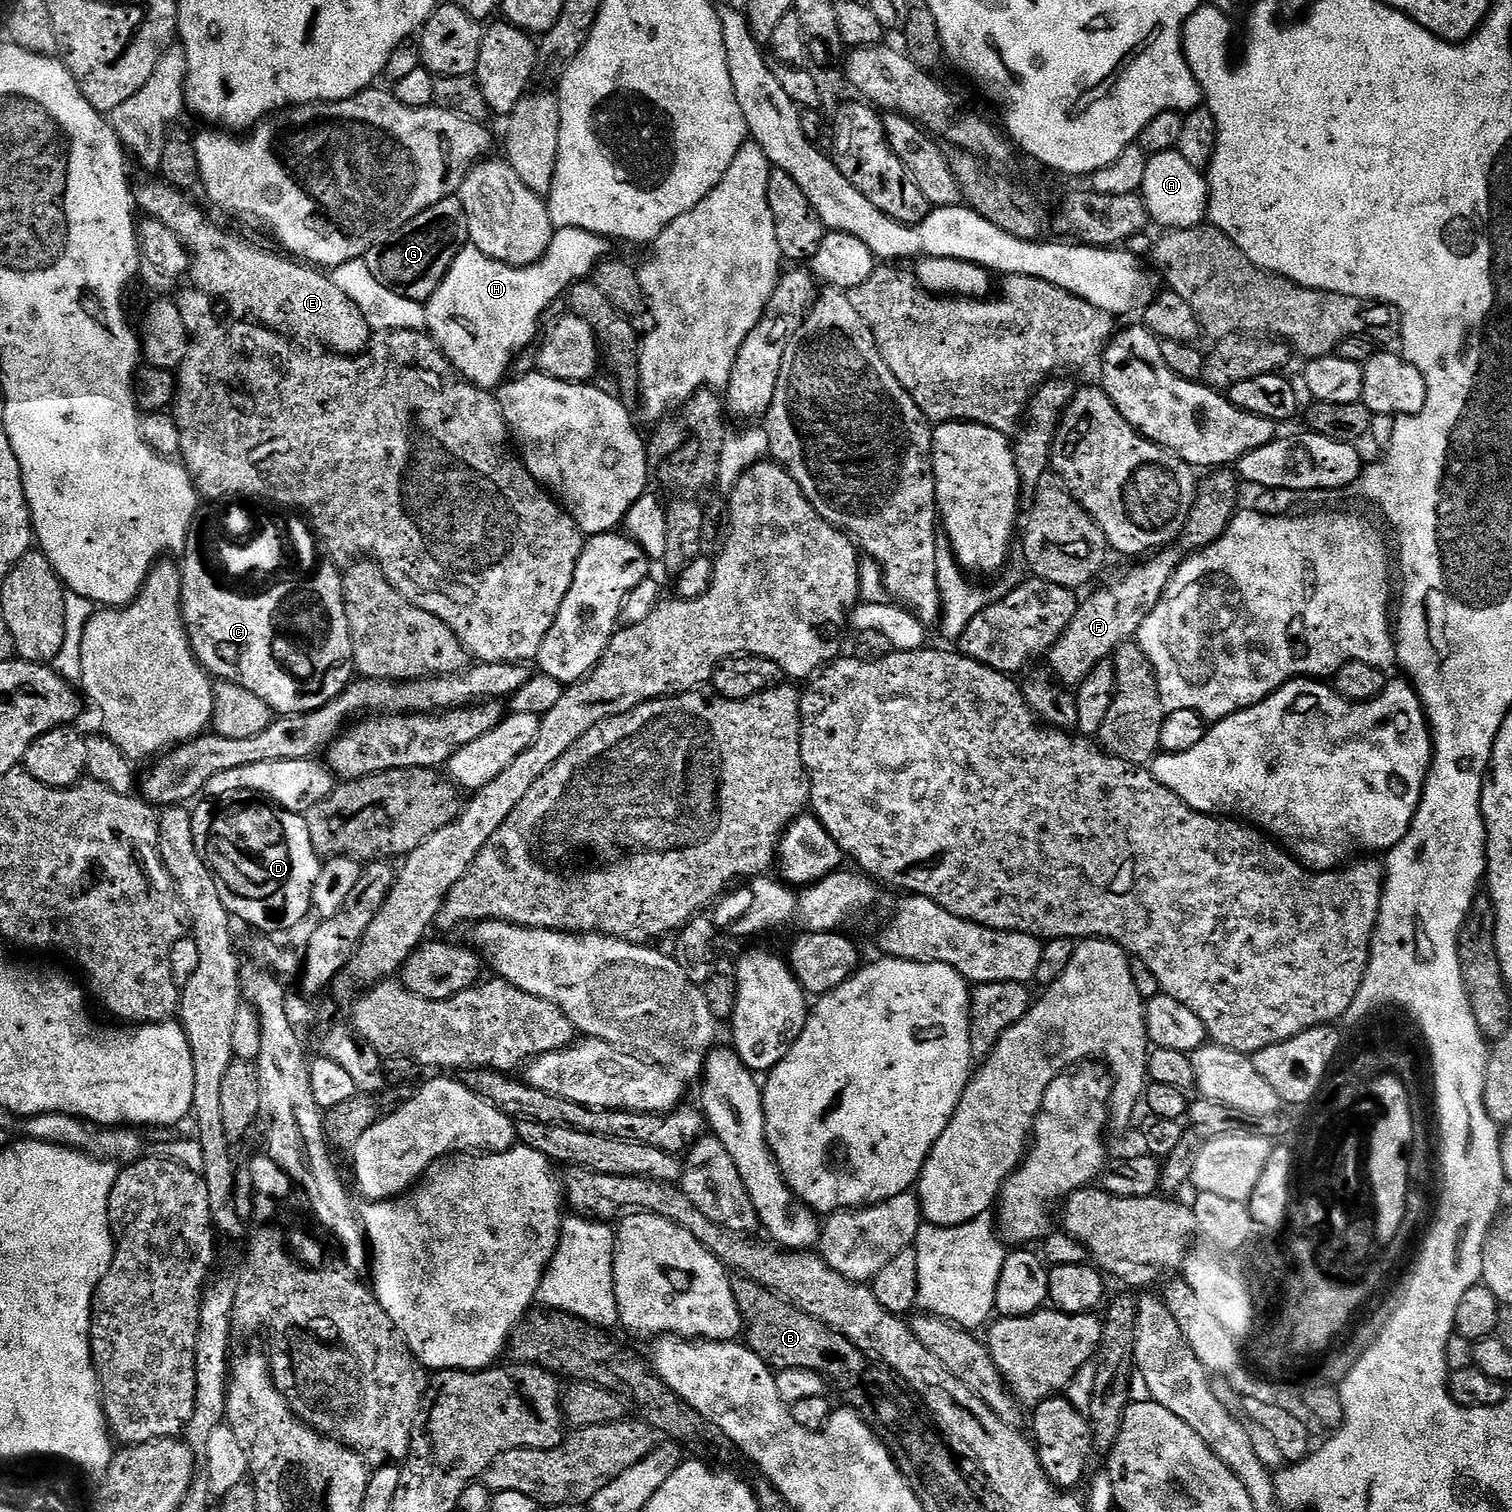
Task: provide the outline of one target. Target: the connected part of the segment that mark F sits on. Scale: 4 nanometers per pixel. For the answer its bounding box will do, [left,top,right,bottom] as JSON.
[1047,546,1182,686]

